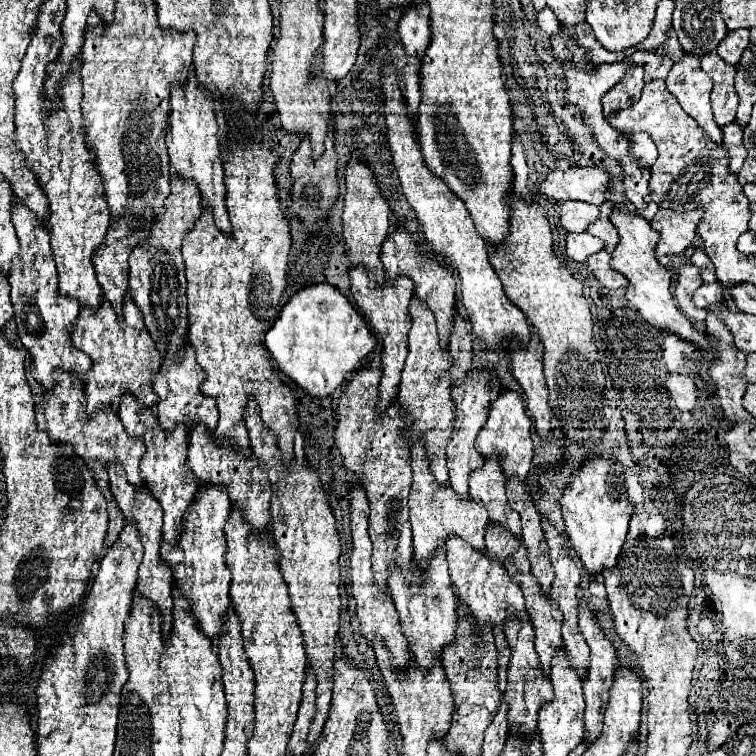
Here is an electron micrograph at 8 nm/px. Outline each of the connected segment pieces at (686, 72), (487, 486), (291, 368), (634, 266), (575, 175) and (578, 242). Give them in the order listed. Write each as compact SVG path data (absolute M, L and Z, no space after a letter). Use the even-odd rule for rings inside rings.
M688 56L680 62L680 106L688 112L698 126L714 140L722 140L722 130L716 126L710 110L710 92L712 78L700 68L700 60L696 56Z
M488 456L484 458L484 466L480 470L470 472L468 492L474 500L484 502L490 514L490 522L506 526L516 538L520 538L520 516L506 502L504 482L506 476L500 466L500 456Z
M316 282L296 292L282 306L280 316L266 332L266 346L286 376L310 396L324 398L330 396L336 386L344 382L346 374L356 370L360 360L374 350L376 338L336 286Z
M616 208L612 212L610 220L620 234L620 242L618 242L616 250L612 252L612 268L622 272L628 278L626 298L640 310L643 319L648 324L652 324L654 328L658 328L660 332L676 334L678 338L682 338L686 342L692 342L702 350L712 348L714 340L708 338L706 334L694 330L690 320L676 308L674 294L672 294L672 272L668 268L664 268L658 262L658 258L654 256L654 248L658 244L658 232L652 230L650 224L642 216L632 214L628 210L620 210L620 208Z
M574 166L566 172L554 170L542 184L540 192L556 200L582 200L600 206L608 192L610 174L598 166Z
M588 232L584 234L568 234L566 240L566 248L568 248L568 256L574 260L584 262L588 256L600 252L604 248L604 242Z

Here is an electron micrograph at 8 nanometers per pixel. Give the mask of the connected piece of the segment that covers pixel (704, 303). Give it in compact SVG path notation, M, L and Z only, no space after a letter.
M714 282L714 284L702 284L696 292L694 292L694 304L698 308L708 308L710 304L714 302L720 302L722 300L722 284L720 282Z

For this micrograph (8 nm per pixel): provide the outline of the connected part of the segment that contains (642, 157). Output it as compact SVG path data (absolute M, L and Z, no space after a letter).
M636 132L636 134L624 134L630 140L630 152L632 156L640 162L640 168L652 168L652 164L658 158L658 150L656 144L652 142L652 138L644 132Z

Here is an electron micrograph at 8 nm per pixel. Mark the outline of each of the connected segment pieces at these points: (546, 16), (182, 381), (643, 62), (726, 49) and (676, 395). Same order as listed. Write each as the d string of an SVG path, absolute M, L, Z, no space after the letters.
M544 8L542 12L538 12L536 24L538 24L544 32L548 32L550 36L554 36L554 34L560 32L560 22L556 20L556 16L554 16L554 12L552 12L550 8Z
M188 338L184 344L184 354L178 360L164 358L160 370L154 374L154 392L158 394L158 404L156 404L156 414L160 420L160 426L166 432L172 432L174 426L180 422L186 428L194 426L196 422L206 424L210 430L216 428L218 424L218 408L212 398L204 398L200 392L200 384L204 382L204 370L196 362L196 350L190 346Z
M634 52L630 56L630 60L632 60L632 64L644 68L644 82L666 80L670 68L674 66L674 62L668 56L660 58L654 52Z
M740 28L736 32L728 32L726 38L720 42L720 46L716 48L716 52L728 60L728 64L738 64L742 58L742 52L746 50L748 42L750 42L750 30L748 28Z
M676 373L668 374L666 389L680 410L692 410L696 406L696 384L692 378Z

